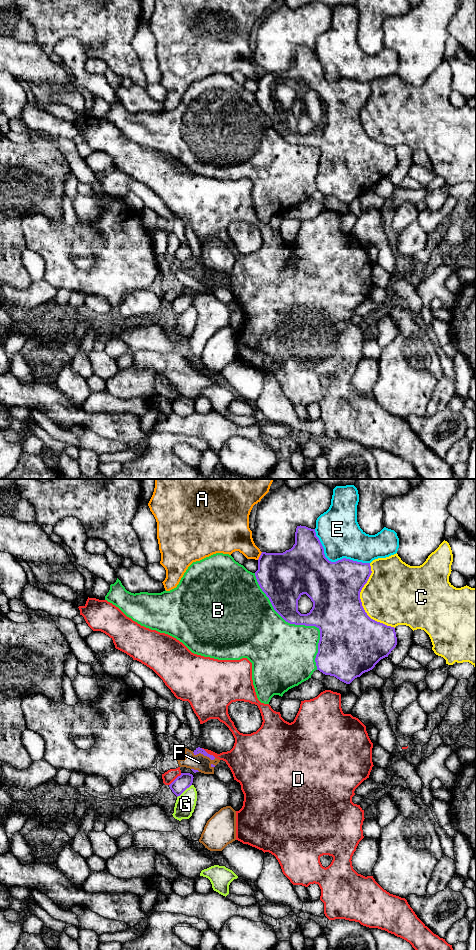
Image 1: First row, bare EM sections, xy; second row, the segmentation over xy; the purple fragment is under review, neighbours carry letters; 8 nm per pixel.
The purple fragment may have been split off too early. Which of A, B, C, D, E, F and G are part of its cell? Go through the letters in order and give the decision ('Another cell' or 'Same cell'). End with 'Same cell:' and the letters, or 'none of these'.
A: Another cell
B: Another cell
C: Another cell
D: Another cell
E: Another cell
F: Another cell
G: Another cell
Same cell: none of these

